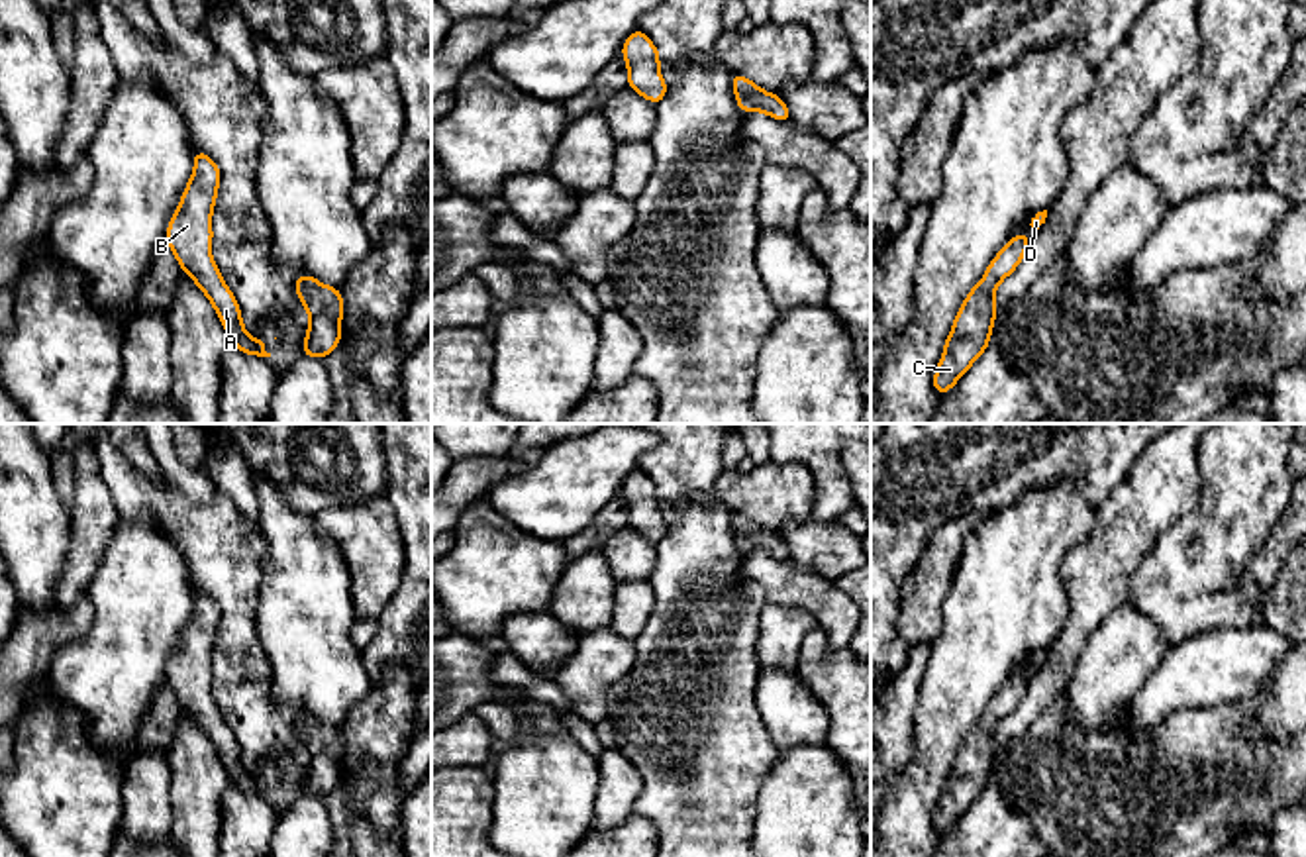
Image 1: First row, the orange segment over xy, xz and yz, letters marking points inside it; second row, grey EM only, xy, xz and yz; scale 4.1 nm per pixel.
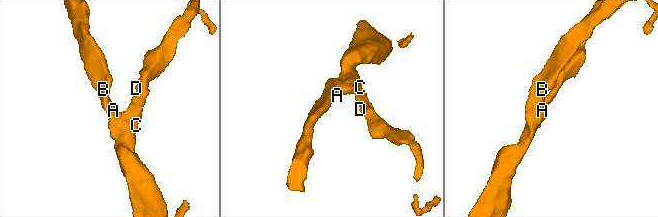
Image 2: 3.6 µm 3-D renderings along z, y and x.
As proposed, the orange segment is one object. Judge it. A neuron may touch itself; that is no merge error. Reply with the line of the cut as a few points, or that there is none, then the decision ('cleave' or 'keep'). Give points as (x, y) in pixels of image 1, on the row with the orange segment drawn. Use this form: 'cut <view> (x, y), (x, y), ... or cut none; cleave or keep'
cut none; keep

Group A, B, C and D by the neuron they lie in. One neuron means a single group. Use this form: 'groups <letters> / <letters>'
groups A B C D

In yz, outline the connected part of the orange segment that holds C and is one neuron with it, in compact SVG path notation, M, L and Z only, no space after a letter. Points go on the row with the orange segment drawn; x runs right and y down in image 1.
M1018 233L990 261L982 280L971 288L959 308L951 333L945 339L943 357L931 378L933 388L943 396L969 371L990 343L990 331L996 318L994 290L1016 271L1024 259L1030 237Z

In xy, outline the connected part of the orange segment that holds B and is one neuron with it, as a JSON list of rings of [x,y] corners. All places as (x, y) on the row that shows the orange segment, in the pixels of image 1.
[[[194,149],[194,173],[182,192],[178,210],[171,216],[167,245],[175,253],[182,271],[216,308],[220,322],[229,335],[229,343],[247,355],[271,357],[271,353],[265,351],[263,333],[257,341],[245,333],[239,304],[226,286],[210,253],[214,239],[212,212],[220,178],[220,169],[212,157]]]

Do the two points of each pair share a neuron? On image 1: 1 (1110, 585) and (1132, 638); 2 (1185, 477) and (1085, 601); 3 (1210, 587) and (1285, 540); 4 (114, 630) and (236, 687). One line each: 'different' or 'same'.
1: different
2: same
3: different
4: different

